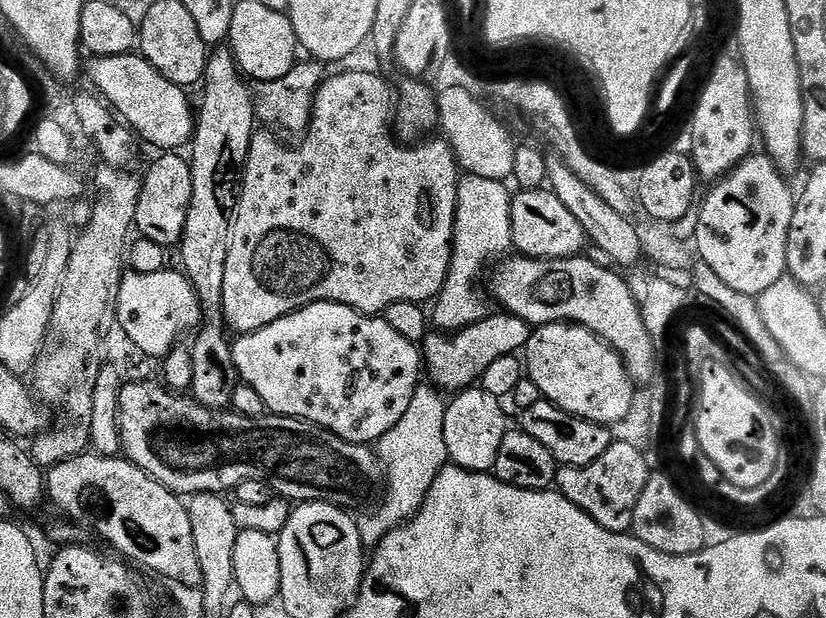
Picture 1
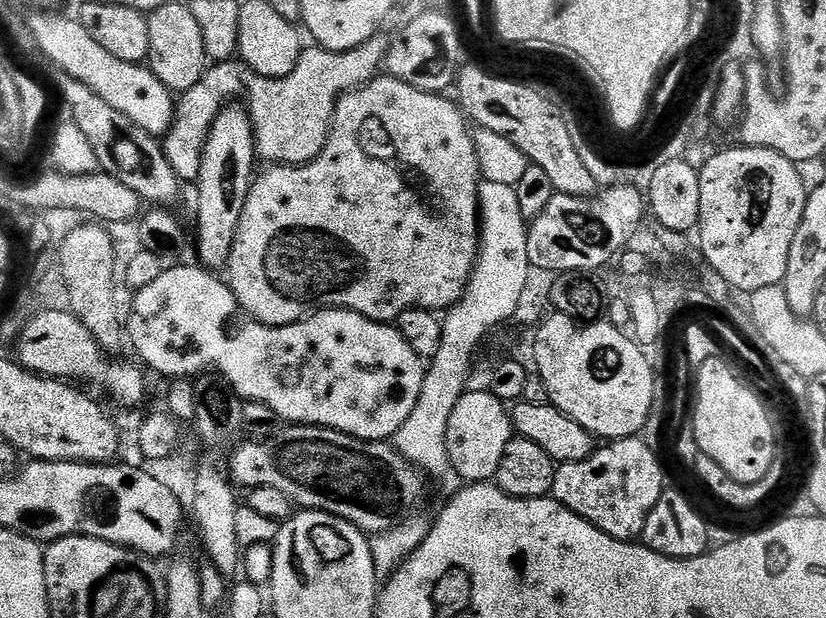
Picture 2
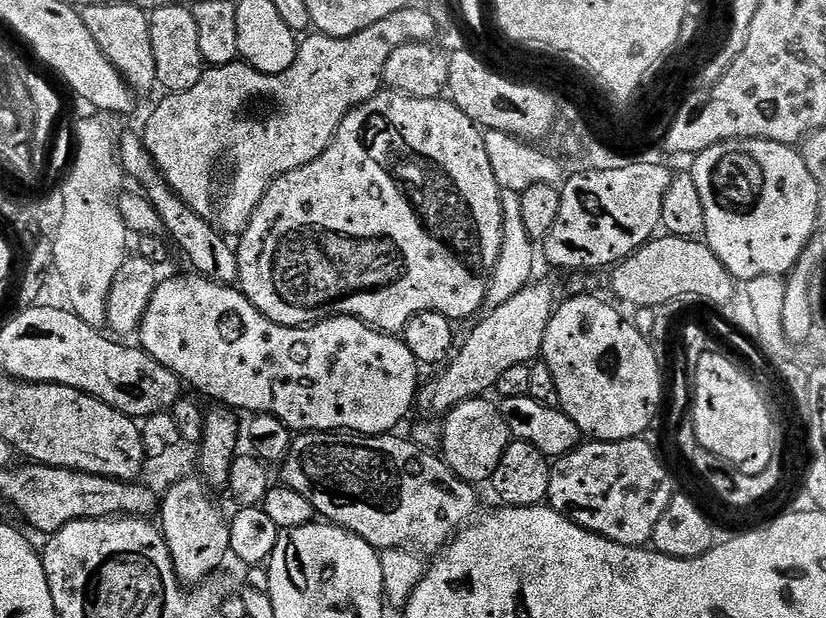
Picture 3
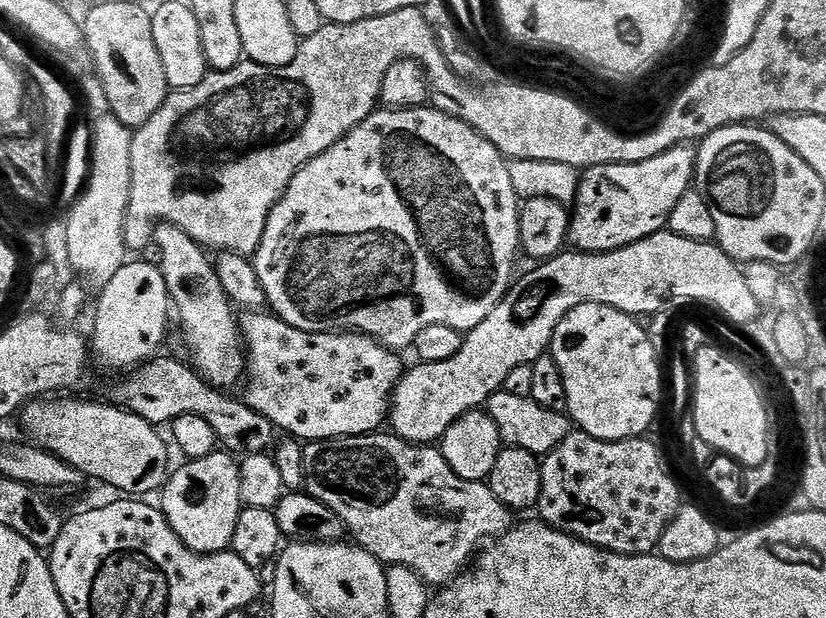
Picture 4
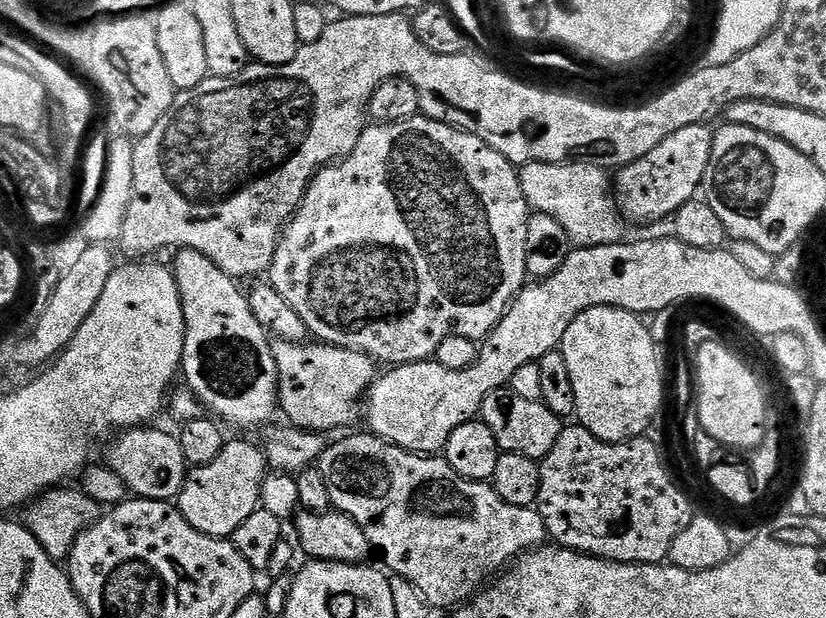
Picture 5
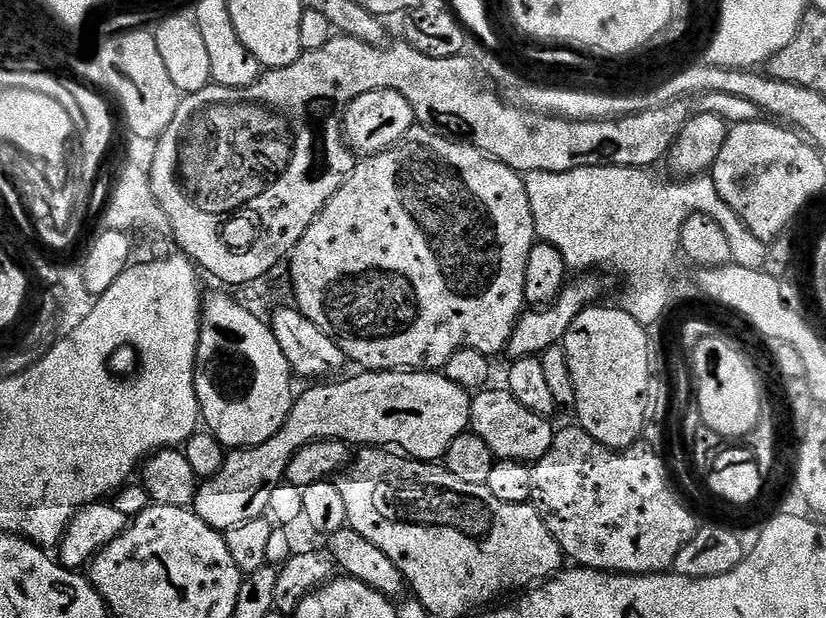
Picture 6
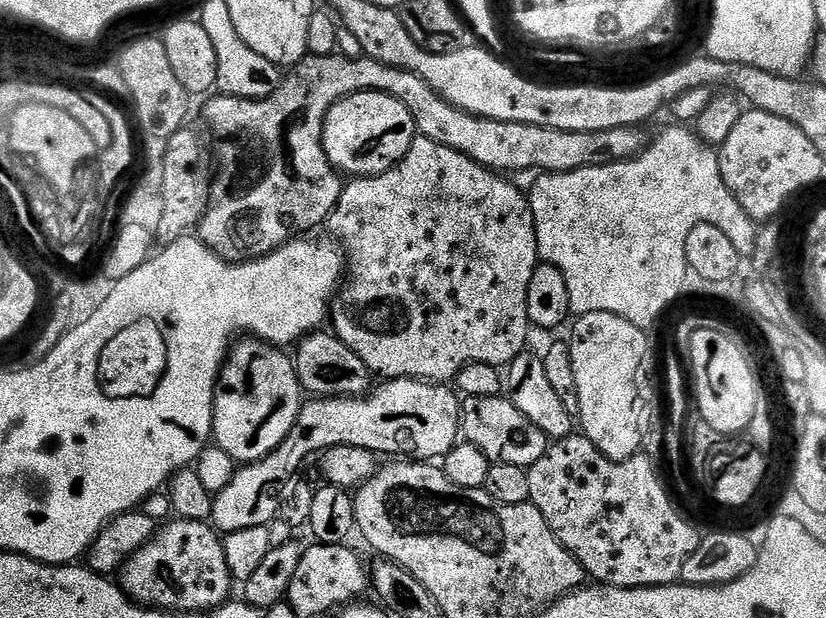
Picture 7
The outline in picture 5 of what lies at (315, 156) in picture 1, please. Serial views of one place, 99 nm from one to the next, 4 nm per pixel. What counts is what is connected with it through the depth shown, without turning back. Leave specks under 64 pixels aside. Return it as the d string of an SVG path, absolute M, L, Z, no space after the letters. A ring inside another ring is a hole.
M422 114L411 116L409 120L402 122L393 124L376 122L365 127L364 133L356 144L351 145L349 152L352 152L349 156L347 153L339 162L323 168L310 182L304 201L300 203L299 210L285 228L278 250L274 254L274 262L270 269L270 283L273 290L286 300L287 305L298 314L299 318L302 318L309 333L317 341L346 350L358 350L371 356L381 365L388 364L384 366L417 364L423 360L433 359L438 346L442 346L442 342L446 342L446 338L451 336L482 342L498 326L498 322L512 305L514 297L525 287L528 276L526 226L530 209L522 194L517 165L502 158L498 150L486 146L482 138L463 132L461 128L434 122Z

